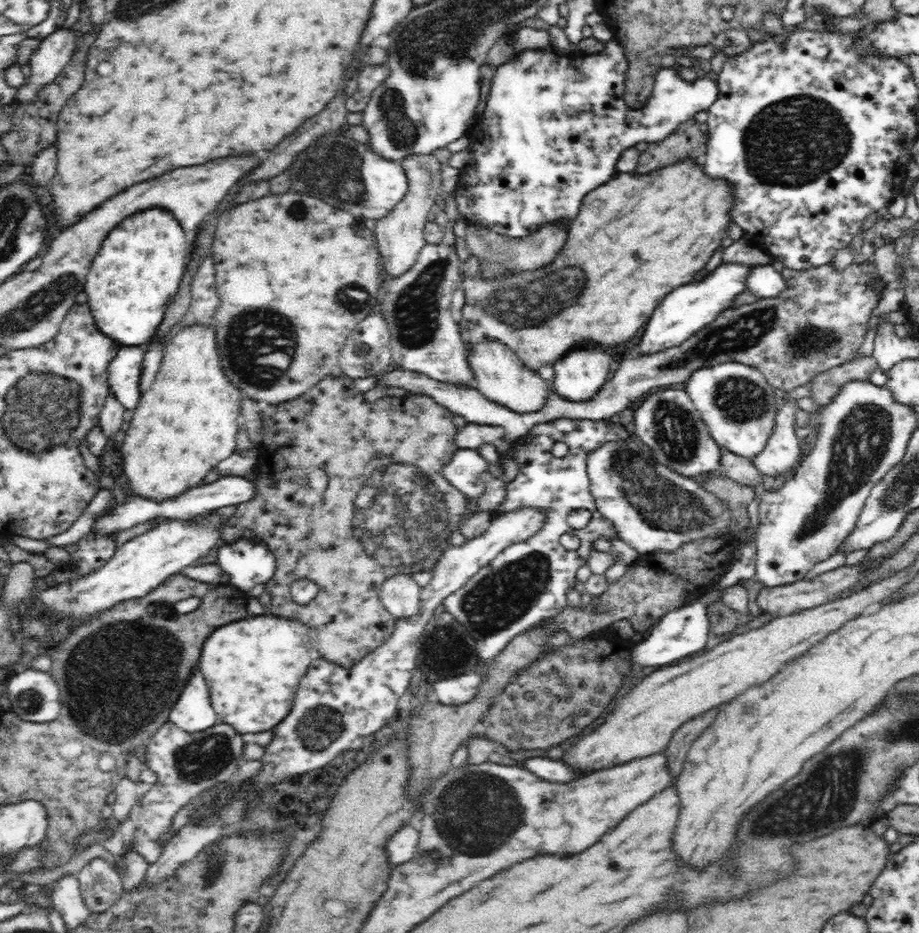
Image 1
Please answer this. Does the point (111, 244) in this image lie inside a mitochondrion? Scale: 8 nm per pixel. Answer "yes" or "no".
no

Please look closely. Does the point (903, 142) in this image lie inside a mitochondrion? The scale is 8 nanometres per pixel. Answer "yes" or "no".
no

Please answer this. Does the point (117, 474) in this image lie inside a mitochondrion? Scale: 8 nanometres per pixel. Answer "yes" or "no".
no

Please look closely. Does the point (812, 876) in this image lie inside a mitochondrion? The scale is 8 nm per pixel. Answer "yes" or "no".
no

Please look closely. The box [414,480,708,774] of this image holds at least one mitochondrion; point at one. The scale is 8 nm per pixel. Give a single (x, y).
(498, 601)

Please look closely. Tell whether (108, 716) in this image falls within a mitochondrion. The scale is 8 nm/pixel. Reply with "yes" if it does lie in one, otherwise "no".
yes

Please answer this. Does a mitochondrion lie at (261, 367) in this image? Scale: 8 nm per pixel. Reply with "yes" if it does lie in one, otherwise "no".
yes

